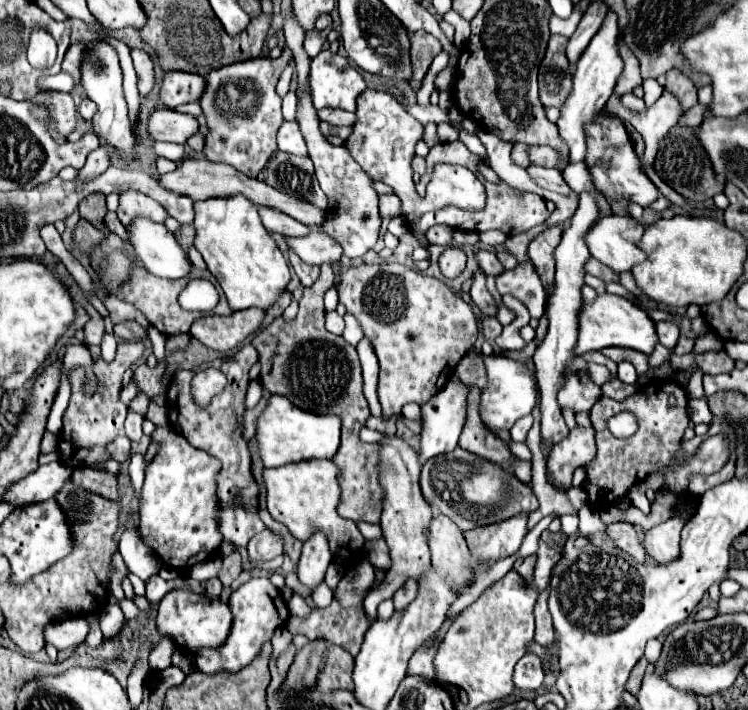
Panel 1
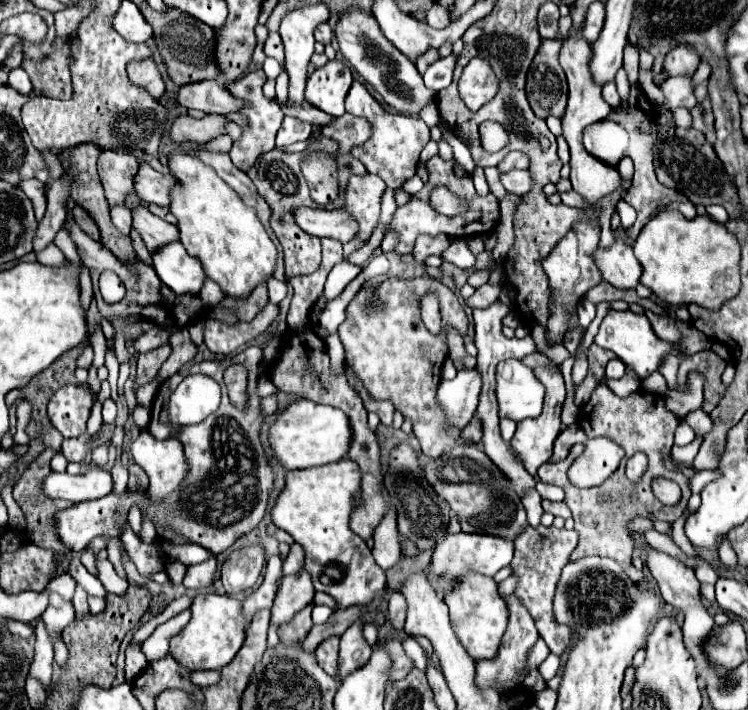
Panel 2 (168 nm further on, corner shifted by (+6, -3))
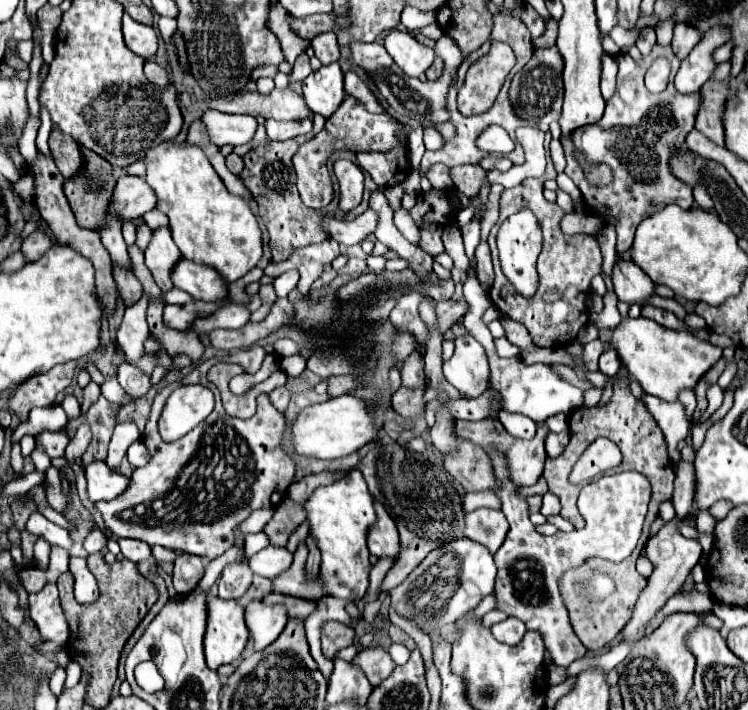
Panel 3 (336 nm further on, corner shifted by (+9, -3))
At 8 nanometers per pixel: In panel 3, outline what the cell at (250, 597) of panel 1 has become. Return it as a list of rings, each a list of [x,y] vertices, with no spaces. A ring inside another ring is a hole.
[[[302,543],[298,547],[298,551],[294,553],[292,567],[272,579],[272,591],[274,593],[294,595],[294,597],[306,597],[306,599],[314,599],[314,601],[318,601],[320,597],[324,597],[324,591],[320,587],[320,581],[308,583],[306,577],[304,577],[306,555],[308,555],[308,551],[306,551],[306,545]]]

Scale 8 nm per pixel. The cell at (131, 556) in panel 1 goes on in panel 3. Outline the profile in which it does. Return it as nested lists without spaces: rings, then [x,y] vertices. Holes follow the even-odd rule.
[[[124,421],[124,423],[118,423],[116,429],[114,429],[114,435],[112,435],[112,441],[110,441],[110,447],[108,447],[108,457],[106,457],[106,465],[110,469],[118,469],[122,459],[126,457],[126,449],[140,439],[140,431],[136,427],[134,421]]]

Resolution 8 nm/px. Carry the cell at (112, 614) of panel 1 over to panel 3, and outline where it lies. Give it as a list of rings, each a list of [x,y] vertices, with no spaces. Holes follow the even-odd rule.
[[[70,557],[70,571],[72,571],[74,579],[76,579],[76,585],[74,585],[76,601],[78,603],[92,603],[92,601],[96,601],[98,599],[98,585],[96,585],[94,575],[86,567],[86,559]]]

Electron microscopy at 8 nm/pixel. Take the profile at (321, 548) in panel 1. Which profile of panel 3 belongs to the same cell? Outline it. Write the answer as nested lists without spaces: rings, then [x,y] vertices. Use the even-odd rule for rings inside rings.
[[[253,601],[246,607],[246,625],[254,637],[254,649],[268,647],[284,631],[288,623],[286,605],[267,607],[260,601]]]

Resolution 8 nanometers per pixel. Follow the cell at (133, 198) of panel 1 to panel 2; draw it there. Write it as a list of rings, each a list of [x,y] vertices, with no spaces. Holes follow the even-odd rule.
[[[139,203],[133,209],[133,227],[139,231],[139,235],[143,237],[147,249],[151,253],[155,253],[157,249],[179,241],[179,229],[177,225],[171,225],[155,215],[149,213],[147,207],[143,207],[143,203]]]

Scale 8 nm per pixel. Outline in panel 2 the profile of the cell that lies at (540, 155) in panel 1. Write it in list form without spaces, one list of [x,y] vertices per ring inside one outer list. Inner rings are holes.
[[[519,151],[509,153],[509,155],[497,165],[497,169],[499,169],[501,173],[507,173],[507,171],[511,171],[511,169],[527,169],[527,167],[529,167],[529,159],[527,159],[527,155],[523,155],[523,153],[519,153]]]

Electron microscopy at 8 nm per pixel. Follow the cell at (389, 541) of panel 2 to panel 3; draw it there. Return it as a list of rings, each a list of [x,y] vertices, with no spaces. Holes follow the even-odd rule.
[[[378,559],[376,565],[370,571],[370,587],[368,587],[368,595],[374,599],[380,591],[380,583],[384,579],[384,575],[388,573],[388,569],[392,567],[392,559]]]

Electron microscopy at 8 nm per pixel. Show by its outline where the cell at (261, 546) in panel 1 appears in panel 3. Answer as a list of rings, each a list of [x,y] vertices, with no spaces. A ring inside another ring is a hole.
[[[236,561],[224,567],[220,583],[218,583],[218,597],[220,599],[238,599],[242,597],[252,585],[252,569],[248,561]]]

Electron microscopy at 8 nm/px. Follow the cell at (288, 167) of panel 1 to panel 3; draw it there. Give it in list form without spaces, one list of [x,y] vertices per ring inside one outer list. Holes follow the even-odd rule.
[[[314,115],[312,120],[313,129],[310,135],[302,135],[302,137],[288,139],[288,141],[282,141],[282,143],[270,141],[268,145],[256,147],[256,149],[252,149],[252,151],[248,151],[248,153],[244,155],[244,163],[246,163],[246,165],[244,165],[242,173],[240,173],[240,179],[242,179],[244,185],[252,191],[252,197],[254,197],[256,203],[258,203],[260,217],[262,217],[262,221],[266,223],[266,229],[268,229],[268,233],[270,233],[270,249],[272,249],[272,261],[274,261],[274,263],[282,263],[284,259],[288,259],[288,255],[292,255],[292,251],[296,251],[296,249],[300,249],[300,247],[306,247],[306,245],[312,245],[312,243],[322,243],[322,241],[326,239],[326,233],[320,229],[320,217],[322,217],[322,215],[332,215],[338,219],[354,219],[354,217],[361,215],[368,209],[370,195],[378,189],[378,186],[374,183],[370,175],[364,173],[365,192],[363,194],[362,206],[357,206],[348,214],[341,212],[338,208],[340,190],[336,177],[333,174],[333,164],[339,159],[354,160],[356,154],[353,151],[338,151],[328,159],[327,163],[335,191],[334,199],[330,205],[324,209],[304,207],[300,195],[298,195],[298,189],[296,189],[296,173],[294,173],[294,167],[292,167],[292,155],[296,153],[296,149],[300,147],[300,143],[304,143],[306,139],[310,139],[314,133],[319,133],[320,129],[324,128],[326,122],[324,117]]]

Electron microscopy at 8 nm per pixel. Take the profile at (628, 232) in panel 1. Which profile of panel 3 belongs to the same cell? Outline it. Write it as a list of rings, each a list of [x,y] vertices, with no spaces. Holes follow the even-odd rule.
[[[616,259],[612,269],[612,283],[618,299],[630,305],[650,297],[654,289],[652,279],[648,279],[648,275],[634,261],[626,259]]]

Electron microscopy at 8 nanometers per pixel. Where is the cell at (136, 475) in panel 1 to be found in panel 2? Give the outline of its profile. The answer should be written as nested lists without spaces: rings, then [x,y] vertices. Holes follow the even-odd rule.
[[[127,527],[127,531],[121,535],[121,541],[123,541],[125,553],[129,555],[129,559],[135,563],[135,567],[139,569],[139,573],[141,573],[145,579],[151,579],[151,575],[153,575],[155,571],[165,569],[165,563],[163,563],[163,559],[159,557],[157,547],[143,543],[143,541],[131,531],[131,527]]]

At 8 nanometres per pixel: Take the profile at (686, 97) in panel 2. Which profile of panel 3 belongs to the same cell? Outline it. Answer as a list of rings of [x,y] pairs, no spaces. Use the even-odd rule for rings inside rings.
[[[714,27],[712,31],[704,33],[700,43],[692,49],[692,53],[682,61],[674,87],[676,91],[690,95],[700,91],[700,87],[710,79],[716,63],[712,61],[712,51],[728,41],[728,31],[724,27]]]

